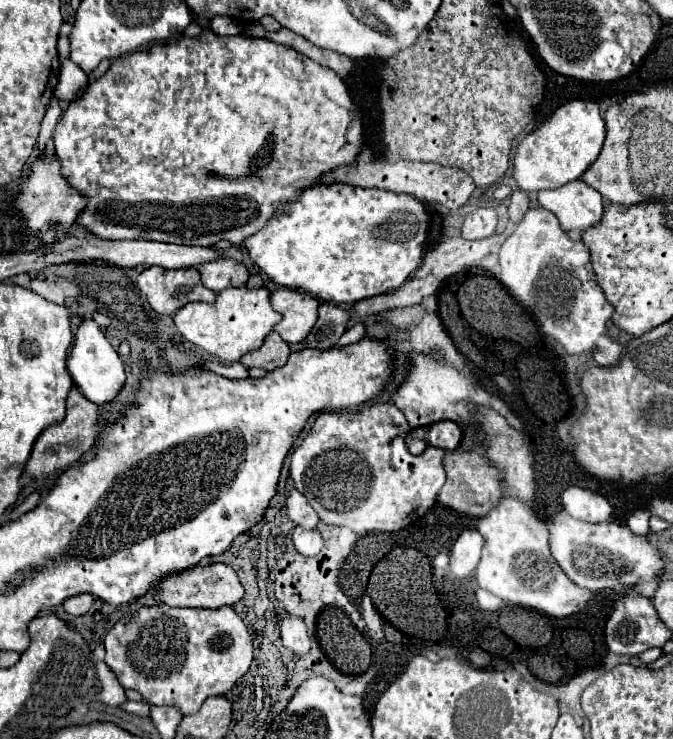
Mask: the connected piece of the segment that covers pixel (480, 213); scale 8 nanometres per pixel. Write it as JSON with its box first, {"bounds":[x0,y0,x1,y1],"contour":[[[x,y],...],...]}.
{"bounds":[462,206,498,240],"contour":[[[482,206],[476,212],[468,214],[462,224],[462,236],[468,240],[480,240],[494,234],[498,224],[498,214],[492,206]]]}

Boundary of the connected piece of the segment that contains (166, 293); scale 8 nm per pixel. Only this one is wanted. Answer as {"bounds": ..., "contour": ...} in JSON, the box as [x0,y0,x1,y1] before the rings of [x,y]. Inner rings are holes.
{"bounds":[138,266,216,314],"contour":[[[150,266],[138,276],[138,288],[158,314],[174,314],[188,302],[212,304],[216,300],[216,294],[202,284],[196,268],[166,270]]]}

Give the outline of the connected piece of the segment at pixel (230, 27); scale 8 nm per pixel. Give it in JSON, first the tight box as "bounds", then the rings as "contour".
{"bounds":[210,16,240,36],"contour":[[[214,16],[210,20],[212,30],[216,30],[216,34],[220,36],[234,36],[240,34],[240,26],[230,18],[230,16]]]}

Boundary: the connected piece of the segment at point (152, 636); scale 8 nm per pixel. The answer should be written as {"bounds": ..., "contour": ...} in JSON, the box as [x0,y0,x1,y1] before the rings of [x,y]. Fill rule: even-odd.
{"bounds":[104,604,252,714],"contour":[[[166,604],[140,608],[128,622],[118,620],[104,636],[106,664],[114,670],[124,688],[138,690],[148,704],[178,706],[182,714],[196,714],[208,696],[226,694],[252,662],[252,634],[232,606],[216,610],[170,608]]]}

